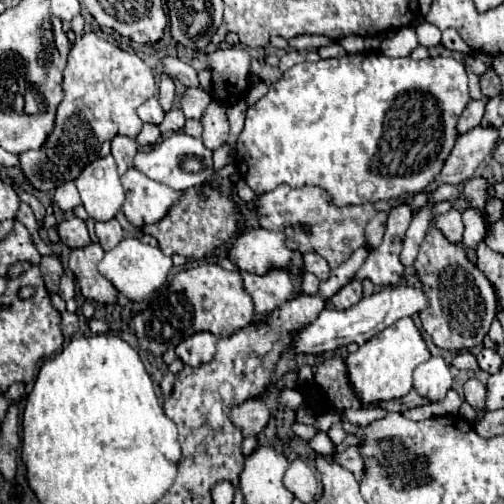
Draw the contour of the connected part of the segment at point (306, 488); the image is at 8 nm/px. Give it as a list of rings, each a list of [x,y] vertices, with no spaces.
[[[296,459],[296,461],[290,463],[288,471],[284,473],[284,485],[302,503],[310,503],[314,499],[314,495],[316,495],[318,479],[316,479],[314,471],[302,459]]]

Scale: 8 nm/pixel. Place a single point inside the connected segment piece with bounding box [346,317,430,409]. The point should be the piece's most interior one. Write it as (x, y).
(381, 370)

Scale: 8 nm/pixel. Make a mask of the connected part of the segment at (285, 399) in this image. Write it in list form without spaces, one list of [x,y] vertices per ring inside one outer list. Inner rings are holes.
[[[284,389],[282,395],[280,395],[280,401],[284,403],[284,406],[293,410],[299,409],[301,405],[306,405],[302,391],[296,391],[296,389]]]

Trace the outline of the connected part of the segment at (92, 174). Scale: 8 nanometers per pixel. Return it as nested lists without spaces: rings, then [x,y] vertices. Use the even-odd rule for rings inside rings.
[[[112,155],[90,163],[80,173],[76,187],[80,191],[88,217],[94,221],[110,221],[122,209],[124,189]]]

